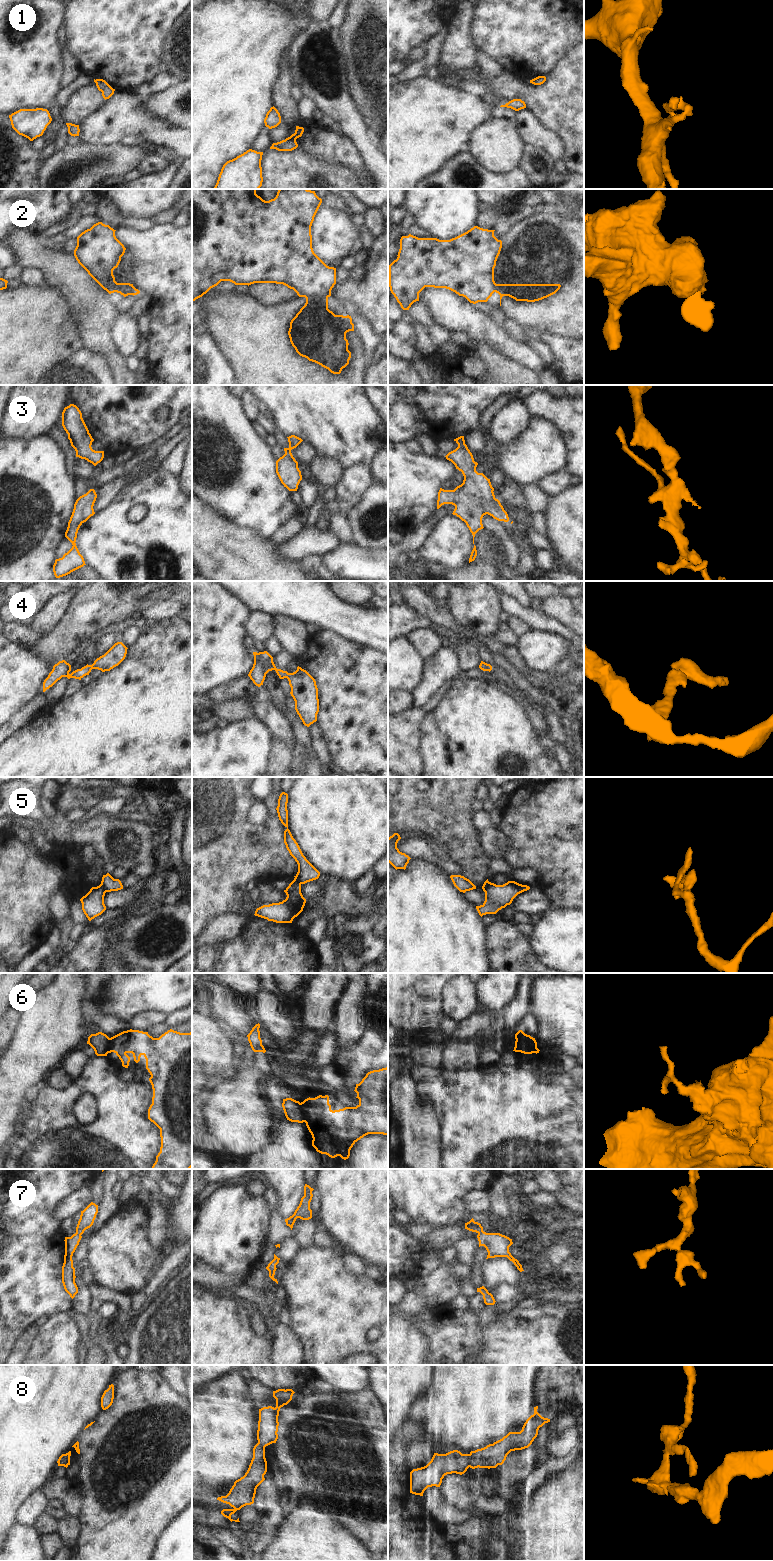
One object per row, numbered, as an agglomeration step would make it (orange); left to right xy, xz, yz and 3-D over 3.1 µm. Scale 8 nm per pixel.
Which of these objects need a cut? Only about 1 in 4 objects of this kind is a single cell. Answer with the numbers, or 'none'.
1, 2, 5, 6, 8

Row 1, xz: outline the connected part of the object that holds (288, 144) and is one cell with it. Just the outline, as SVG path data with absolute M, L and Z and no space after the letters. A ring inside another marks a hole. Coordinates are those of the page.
M288 137L285 140L282 140L277 143L273 143L270 149L276 149L278 151L292 151L298 147L296 140L293 140L292 137Z

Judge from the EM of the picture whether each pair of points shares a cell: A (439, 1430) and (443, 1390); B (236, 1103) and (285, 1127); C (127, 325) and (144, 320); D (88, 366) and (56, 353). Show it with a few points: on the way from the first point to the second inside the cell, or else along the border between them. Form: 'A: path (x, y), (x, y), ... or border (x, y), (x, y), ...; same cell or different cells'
A: path (443, 1420), (443, 1400); same cell
B: border (280, 1119), (273, 1133), (272, 1142), (269, 1145); different cells
C: border (136, 318), (138, 332), (141, 336); different cells
D: border (83, 347), (53, 364), (47, 370); different cells

